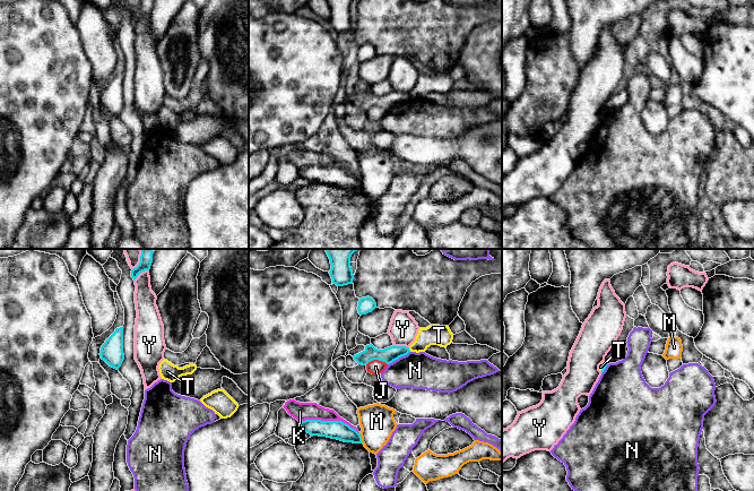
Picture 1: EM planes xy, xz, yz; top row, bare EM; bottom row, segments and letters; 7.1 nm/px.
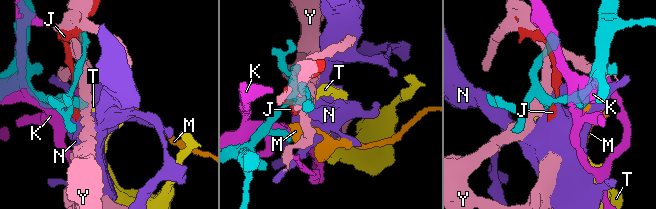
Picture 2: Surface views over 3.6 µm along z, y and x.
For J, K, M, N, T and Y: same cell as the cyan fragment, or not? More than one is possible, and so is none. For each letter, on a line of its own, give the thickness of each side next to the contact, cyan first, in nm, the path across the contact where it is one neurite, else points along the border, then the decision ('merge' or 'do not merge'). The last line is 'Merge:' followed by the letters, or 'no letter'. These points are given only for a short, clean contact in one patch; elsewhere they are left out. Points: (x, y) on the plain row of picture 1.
J: 110 nm thick on the cyan side, 110 nm on the other; border along xz (387, 110), (380, 106), (371, 106), (365, 111); do not merge
K: 130 nm thick on the cyan side, 130 nm on the other; do not merge
M: 130 nm thick on the cyan side, 240 nm on the other; border along xz (360, 180), (363, 189); do not merge
N: 110 nm thick on the cyan side, 260 nm on the other; border along xz (409, 97), (388, 111); do not merge
T: 110 nm thick on the cyan side, 140 nm on the other; border along xz (408, 94), (410, 97); do not merge
Y: 90 nm thick on the cyan side, 160 nm on the other; do not merge
Merge: no letter

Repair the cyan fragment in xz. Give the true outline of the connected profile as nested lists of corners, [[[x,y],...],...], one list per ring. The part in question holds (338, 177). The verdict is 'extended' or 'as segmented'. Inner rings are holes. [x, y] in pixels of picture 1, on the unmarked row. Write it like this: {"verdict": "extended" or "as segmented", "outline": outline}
{"verdict": "as segmented", "outline": [[[305,166],[300,176],[313,182],[337,186],[344,189],[363,190],[361,180],[341,167]]]}

